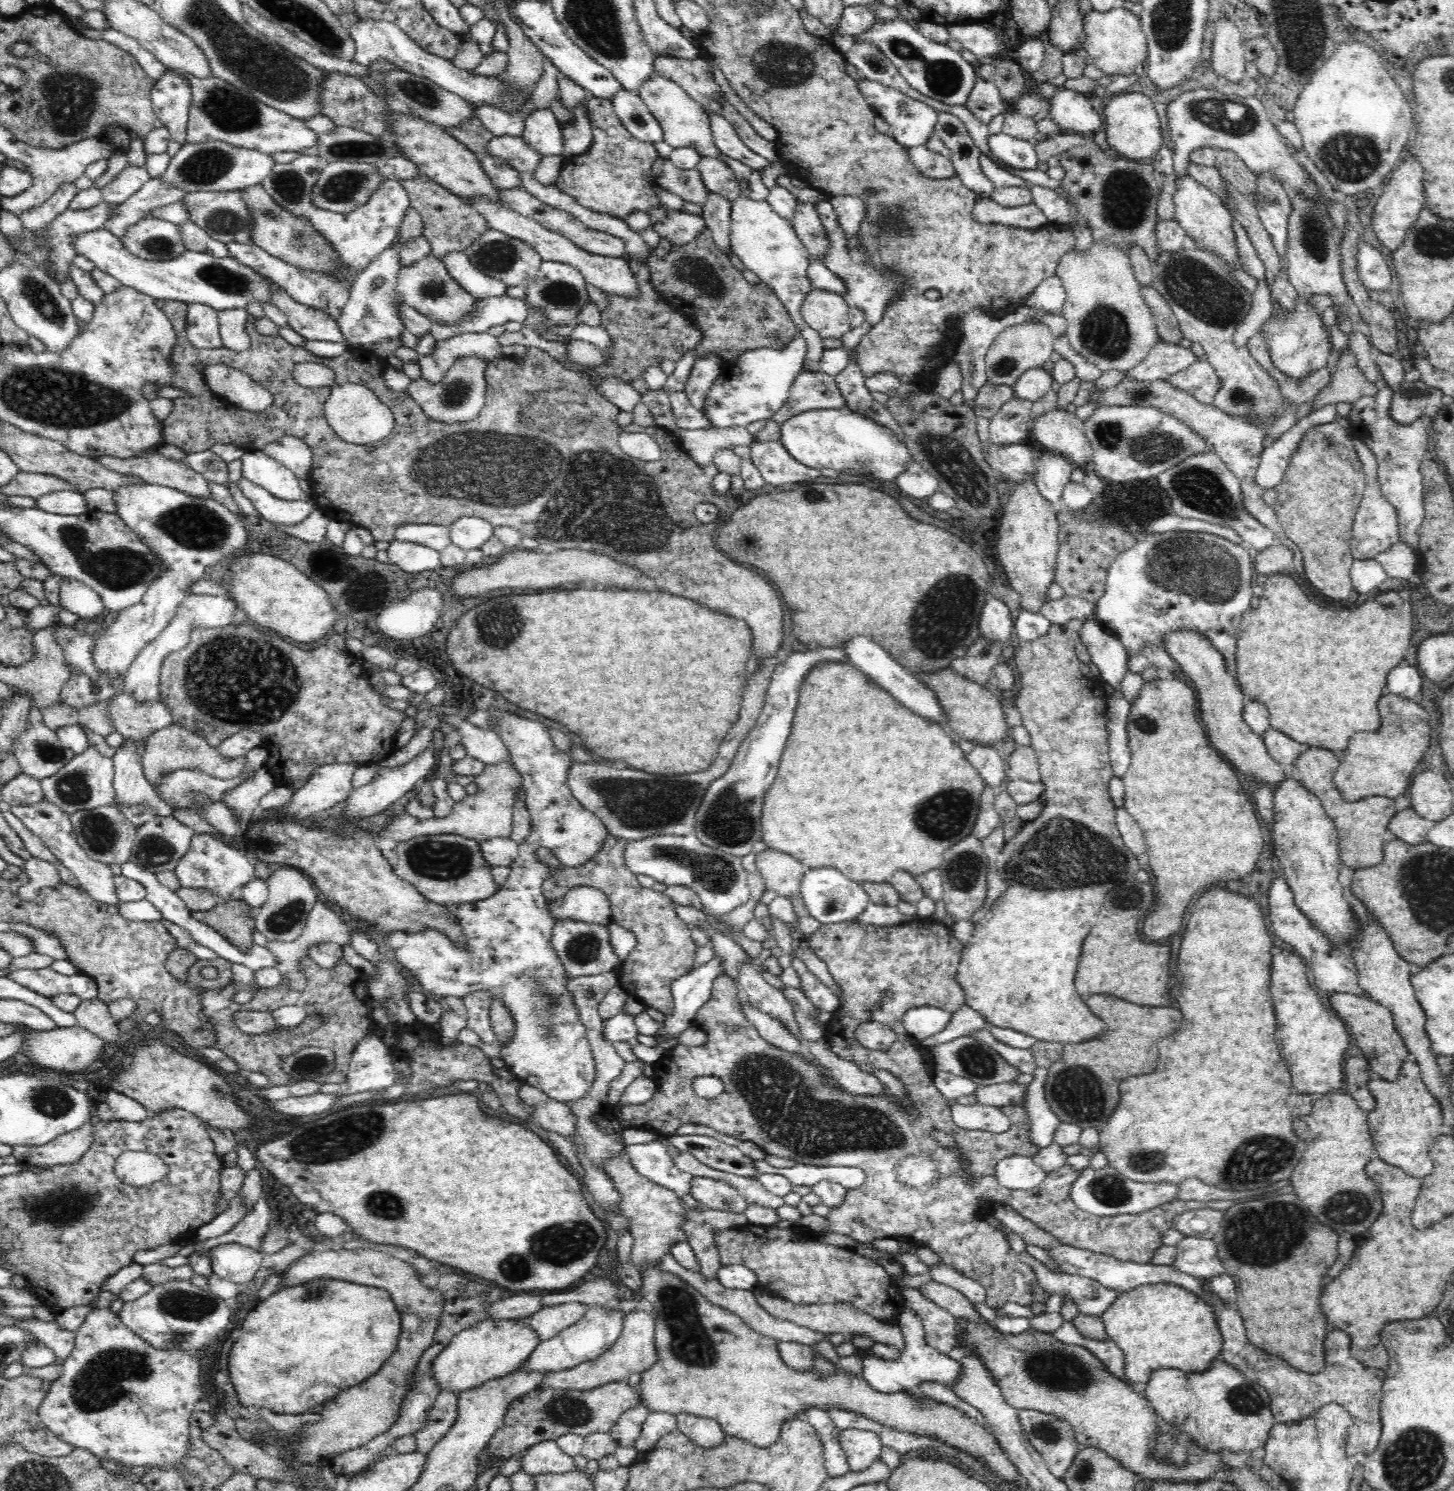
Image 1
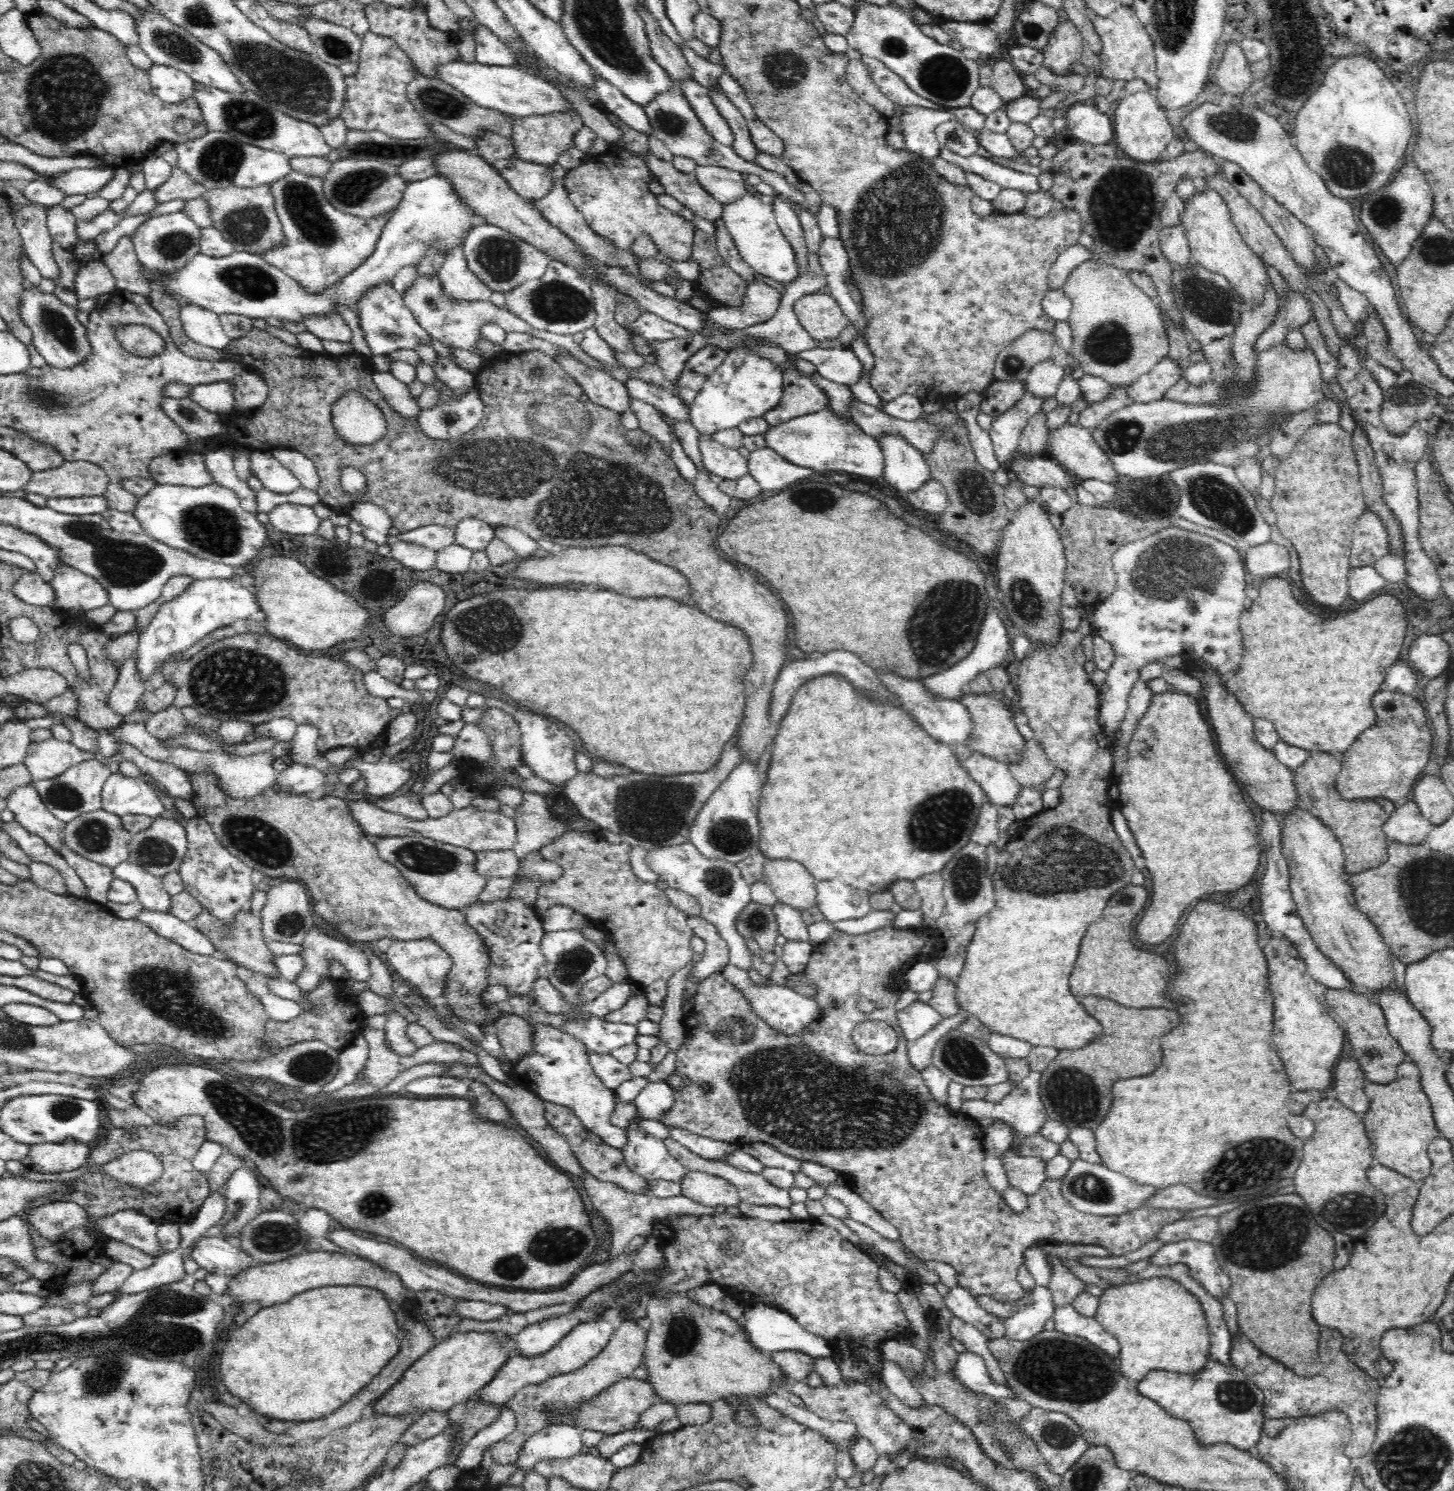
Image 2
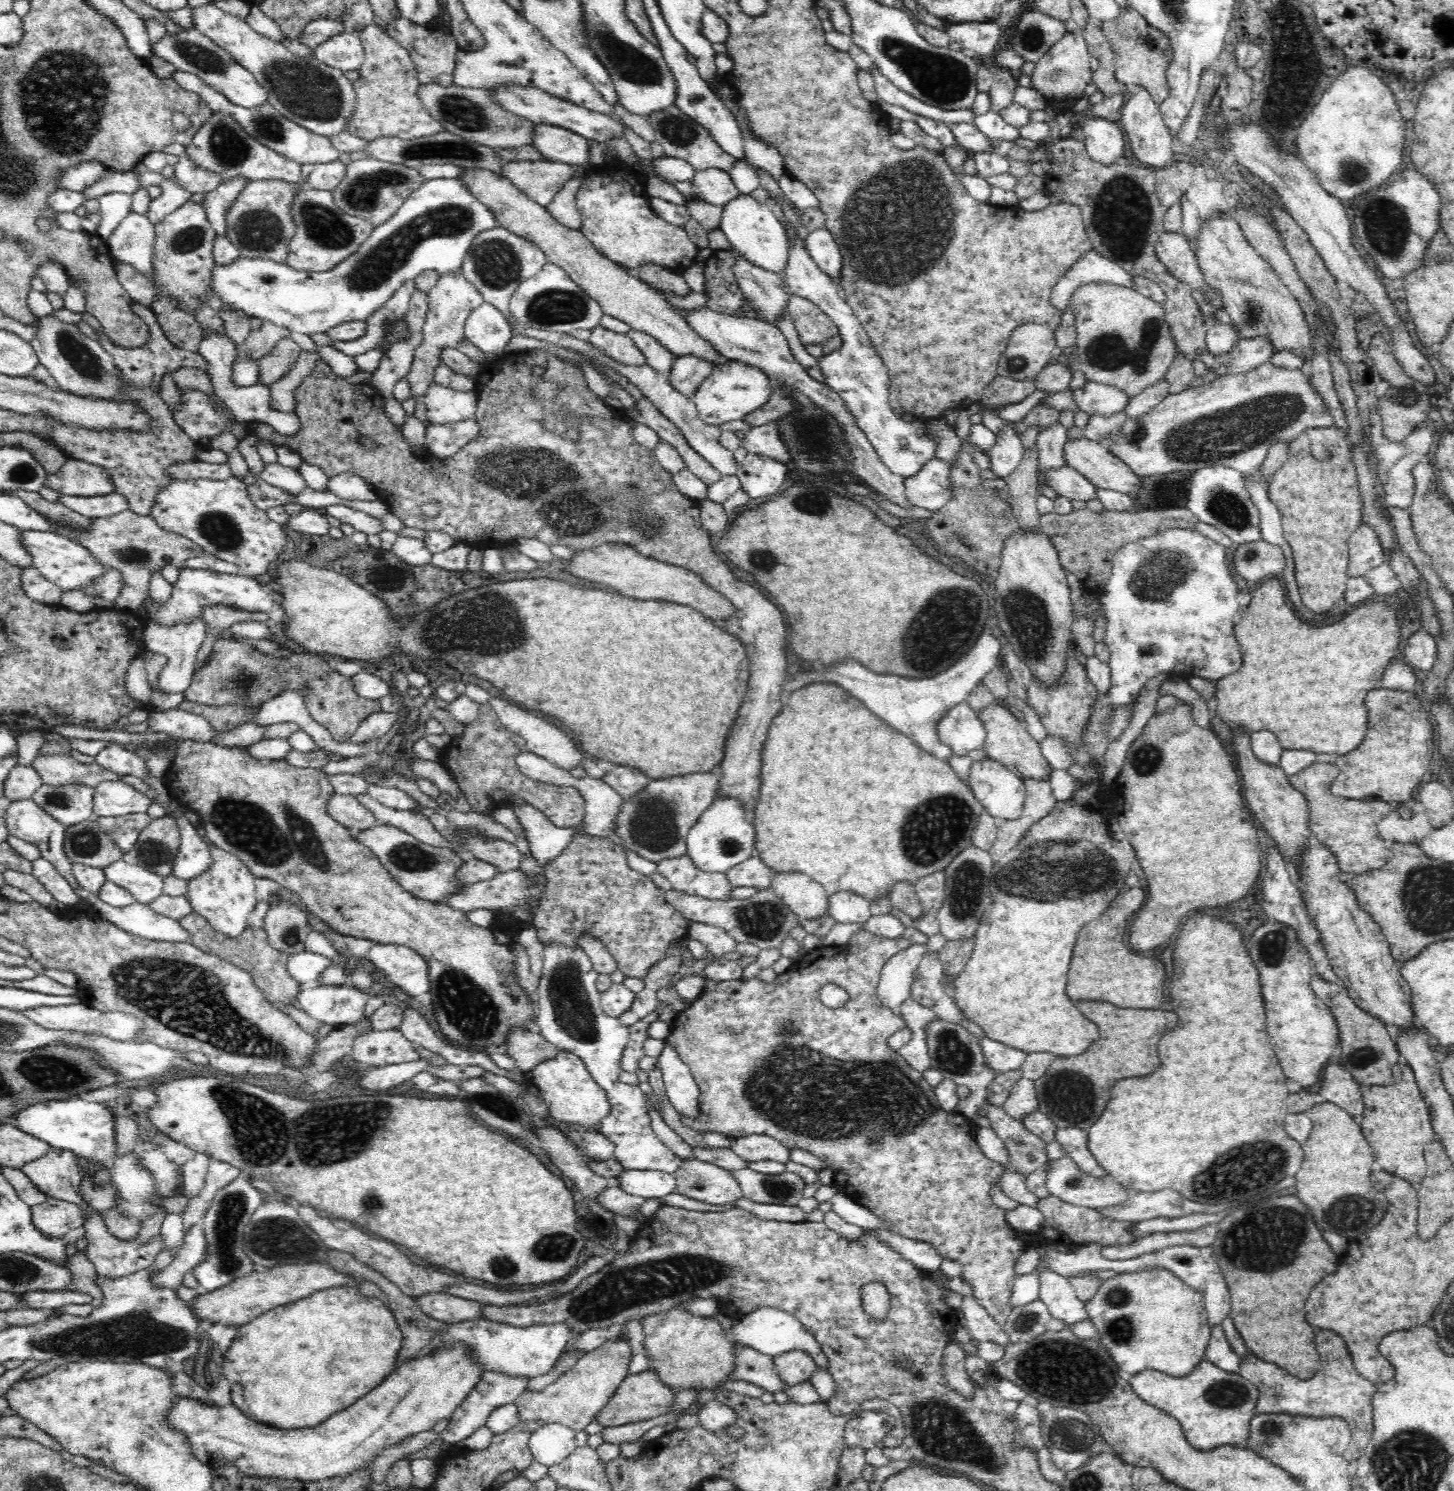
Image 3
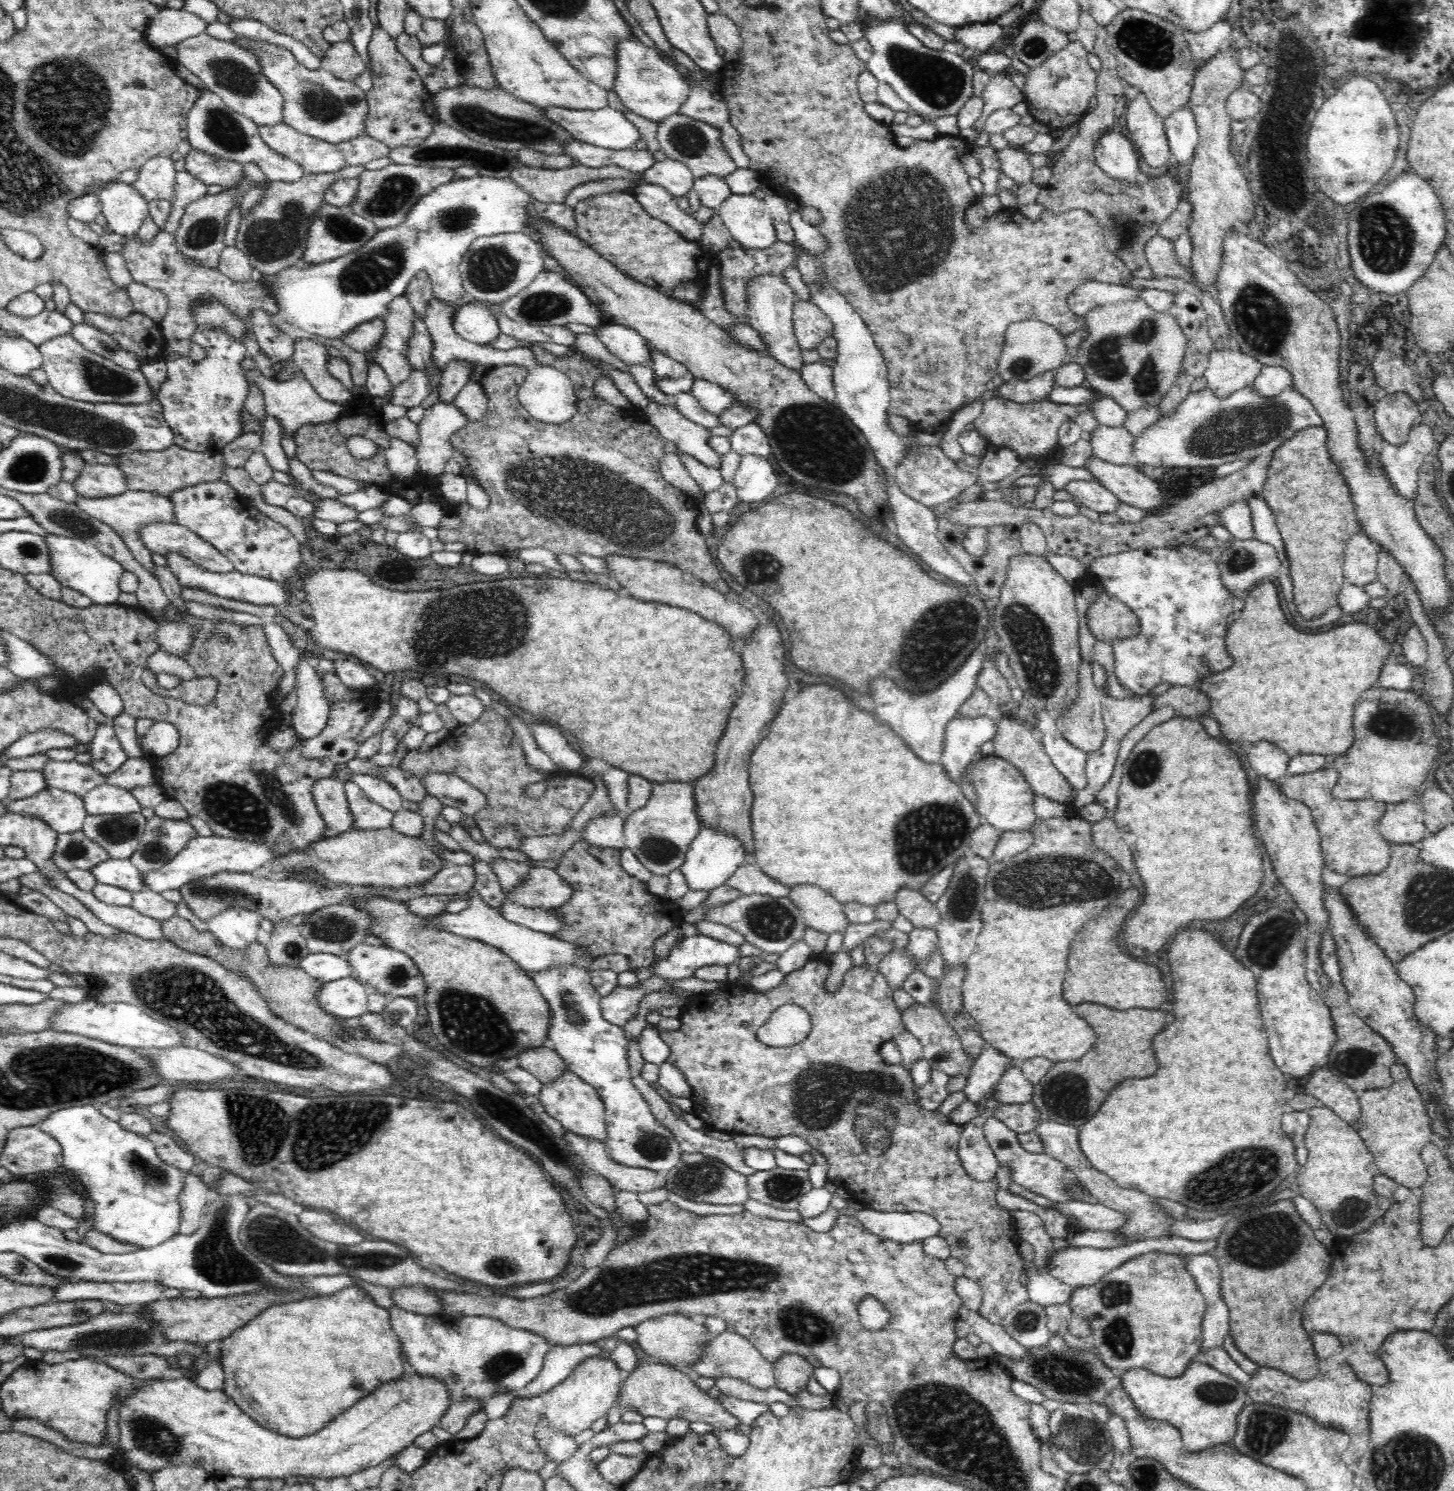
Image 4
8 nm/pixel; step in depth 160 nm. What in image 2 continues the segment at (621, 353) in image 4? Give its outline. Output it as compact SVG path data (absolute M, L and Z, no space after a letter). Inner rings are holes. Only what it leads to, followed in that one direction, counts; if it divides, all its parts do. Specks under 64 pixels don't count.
M695 333L687 338L653 340L650 343L653 346L657 365L663 370L666 379L670 379L674 387L678 387L678 378L686 360L704 348L707 345L707 339L704 335Z

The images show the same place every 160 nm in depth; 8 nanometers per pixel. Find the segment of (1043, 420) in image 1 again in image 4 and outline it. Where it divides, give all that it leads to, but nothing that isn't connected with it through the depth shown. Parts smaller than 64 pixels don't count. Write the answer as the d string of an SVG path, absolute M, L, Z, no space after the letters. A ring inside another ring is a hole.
M1090 456L1088 462L1087 470L1121 502L1141 508L1148 514L1160 511L1158 508L1164 502L1164 493L1158 481L1149 473L1142 473L1133 465L1120 466L1104 462L1097 456Z

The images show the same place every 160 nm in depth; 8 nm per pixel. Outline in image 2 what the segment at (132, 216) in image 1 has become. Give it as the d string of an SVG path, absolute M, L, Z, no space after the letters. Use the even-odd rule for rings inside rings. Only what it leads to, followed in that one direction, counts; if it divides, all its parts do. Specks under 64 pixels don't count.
M173 167L170 178L155 192L155 198L162 204L172 200L191 200L202 197L207 189L202 183L196 183L184 169ZM124 236L116 248L102 257L102 262L116 279L116 290L149 296L154 290L144 277L143 265L137 258L131 236Z

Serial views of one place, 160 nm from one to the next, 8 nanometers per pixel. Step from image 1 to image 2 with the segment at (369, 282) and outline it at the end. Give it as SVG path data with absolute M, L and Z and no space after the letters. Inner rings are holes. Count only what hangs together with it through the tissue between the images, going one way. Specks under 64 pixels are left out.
M392 282L376 284L374 288L370 288L355 308L360 313L360 325L372 355L386 355L398 349L416 349L422 344L432 344L429 333L415 320L403 295L394 290Z

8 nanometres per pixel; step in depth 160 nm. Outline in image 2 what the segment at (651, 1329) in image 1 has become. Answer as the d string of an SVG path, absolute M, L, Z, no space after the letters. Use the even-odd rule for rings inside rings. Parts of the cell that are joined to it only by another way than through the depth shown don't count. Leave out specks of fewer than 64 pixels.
M624 1317L622 1324L612 1333L606 1346L584 1366L572 1372L548 1378L540 1384L530 1384L530 1386L524 1386L518 1390L518 1393L514 1394L514 1398L508 1402L508 1407L516 1413L518 1425L513 1434L490 1446L494 1462L502 1465L518 1462L520 1450L526 1440L546 1426L562 1423L575 1427L573 1423L576 1413L574 1412L580 1408L580 1404L584 1400L590 1400L590 1398L602 1394L608 1386L612 1386L623 1378L633 1377L633 1372L640 1366L642 1357L645 1356L647 1334L648 1330L644 1331L634 1318ZM556 1408L561 1415L550 1415L554 1414L552 1410L556 1410Z

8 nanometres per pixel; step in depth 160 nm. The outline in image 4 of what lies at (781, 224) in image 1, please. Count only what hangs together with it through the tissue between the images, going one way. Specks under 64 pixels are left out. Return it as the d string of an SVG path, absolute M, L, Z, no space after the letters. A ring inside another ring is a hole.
M731 194L719 207L719 217L728 228L734 240L737 240L746 250L764 250L777 241L774 220L763 200L753 194Z

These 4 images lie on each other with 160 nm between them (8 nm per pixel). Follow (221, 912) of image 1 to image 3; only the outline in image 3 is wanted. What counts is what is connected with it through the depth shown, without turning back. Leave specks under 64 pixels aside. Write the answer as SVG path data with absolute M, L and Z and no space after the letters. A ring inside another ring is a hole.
M192 912L179 918L179 923L190 933L190 943L208 954L219 956L232 964L252 973L254 983L263 992L266 1000L280 1002L282 1006L297 1006L300 984L288 972L288 955L276 951L270 946L264 928L254 929L248 926L238 938L230 938L217 930L202 916Z

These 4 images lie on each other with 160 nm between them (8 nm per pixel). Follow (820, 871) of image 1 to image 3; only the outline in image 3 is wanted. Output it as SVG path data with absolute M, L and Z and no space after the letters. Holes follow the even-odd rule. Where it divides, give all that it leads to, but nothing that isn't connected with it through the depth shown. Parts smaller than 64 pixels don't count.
M842 890L828 896L828 912L837 923L866 922L871 916L871 901Z

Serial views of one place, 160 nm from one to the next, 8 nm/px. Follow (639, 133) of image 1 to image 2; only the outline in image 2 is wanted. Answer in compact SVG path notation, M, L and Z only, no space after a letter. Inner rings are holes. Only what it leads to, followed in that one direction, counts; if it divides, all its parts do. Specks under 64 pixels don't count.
M598 73L594 77L594 86L599 100L603 102L608 111L615 114L632 129L648 136L651 134L651 124L644 106L640 106L626 98L619 88L616 88Z

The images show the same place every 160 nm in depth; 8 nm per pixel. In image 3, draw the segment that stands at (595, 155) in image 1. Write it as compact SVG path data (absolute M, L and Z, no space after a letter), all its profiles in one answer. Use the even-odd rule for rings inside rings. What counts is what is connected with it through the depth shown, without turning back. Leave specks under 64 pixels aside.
M617 159L588 170L577 195L577 208L582 220L580 231L597 252L635 274L649 263L682 274L695 264L699 249L684 227L674 226L653 212L646 181L647 177L628 170L627 164Z

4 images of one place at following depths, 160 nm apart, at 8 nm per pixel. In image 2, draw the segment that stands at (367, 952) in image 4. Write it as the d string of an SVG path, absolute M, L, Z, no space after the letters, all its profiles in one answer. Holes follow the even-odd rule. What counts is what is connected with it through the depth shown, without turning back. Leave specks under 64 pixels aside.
M398 940L386 950L390 968L410 982L413 991L423 997L436 998L444 994L445 978L451 969L451 958L432 940Z

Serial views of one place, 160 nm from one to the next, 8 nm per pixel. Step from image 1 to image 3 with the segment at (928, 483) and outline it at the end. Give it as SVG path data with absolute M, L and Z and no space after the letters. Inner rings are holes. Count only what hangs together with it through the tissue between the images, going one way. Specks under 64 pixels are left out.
M789 224L784 225L787 230L788 242L790 246L789 260L785 268L785 283L789 286L789 292L792 295L798 295L810 300L819 306L824 314L830 317L830 321L834 322L834 325L838 327L839 336L842 337L842 346L830 354L823 354L819 358L818 367L820 372L824 376L825 384L832 390L835 390L841 400L844 401L845 407L850 411L850 414L856 419L857 427L864 432L866 438L872 443L878 456L881 458L883 464L894 474L900 475L903 479L910 478L913 474L916 474L922 470L924 464L926 464L931 458L934 458L936 454L936 448L938 448L938 439L928 431L928 425L924 423L924 420L919 421L918 424L910 424L903 421L897 416L897 412L892 410L889 397L890 379L888 376L888 367L882 362L882 357L878 355L878 351L872 345L872 341L868 337L863 324L852 311L852 307L847 303L845 297L842 297L838 293L838 287L832 279L822 272L822 270L816 265L816 262L812 260L808 250L805 246L804 240L795 240L796 232Z

